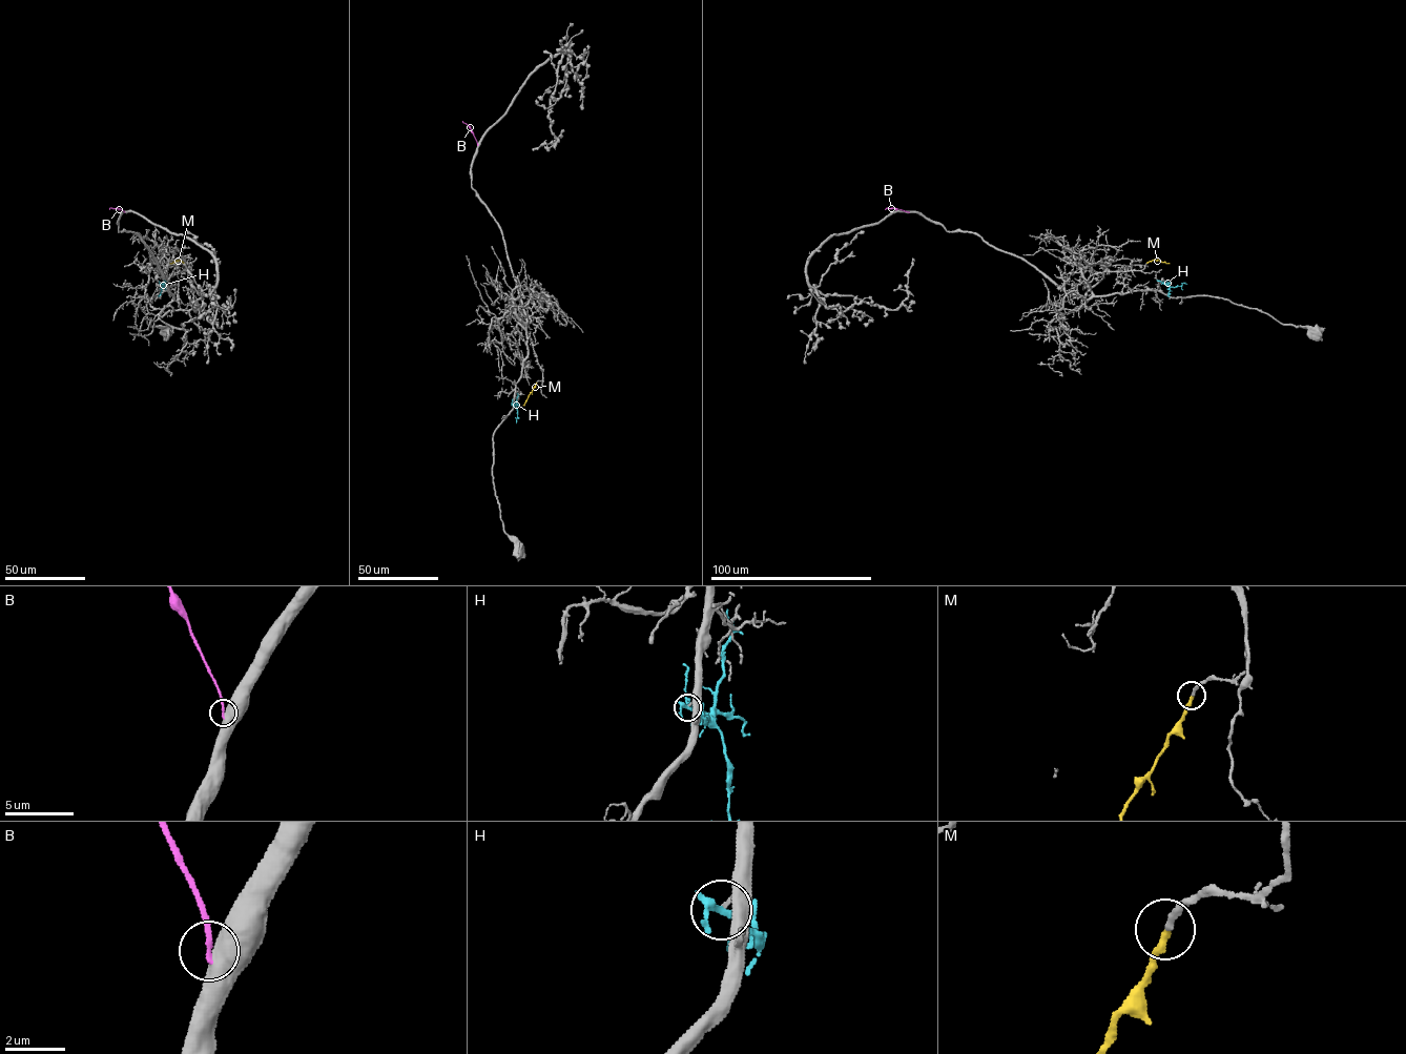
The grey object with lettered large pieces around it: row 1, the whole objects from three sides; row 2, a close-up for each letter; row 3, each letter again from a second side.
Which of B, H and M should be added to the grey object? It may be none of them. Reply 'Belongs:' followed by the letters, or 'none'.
Belongs: M

